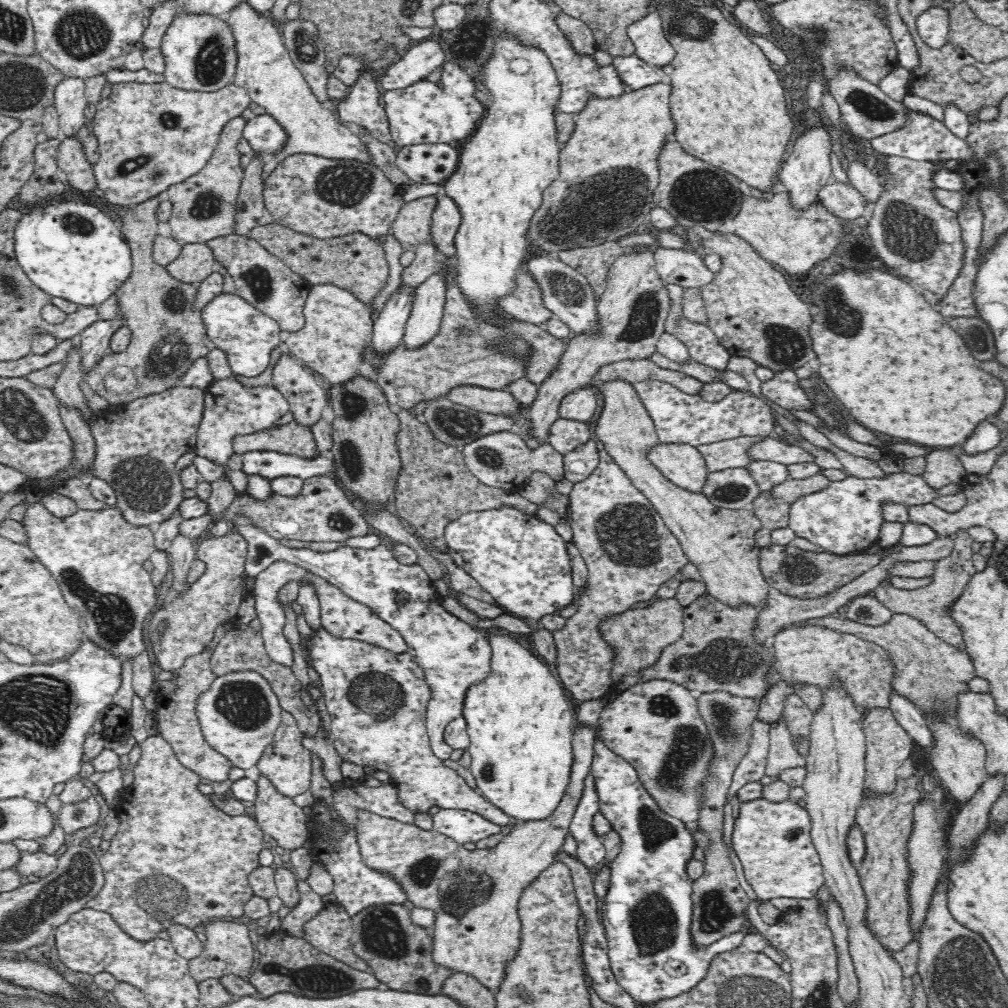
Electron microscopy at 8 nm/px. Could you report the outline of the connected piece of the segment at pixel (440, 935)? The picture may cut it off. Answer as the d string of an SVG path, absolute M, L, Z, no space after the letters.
M575 722L572 738L572 766L570 782L562 800L554 812L542 821L516 821L512 828L504 831L502 840L492 848L467 850L445 834L434 829L425 830L414 824L402 823L394 818L386 818L367 810L356 810L357 822L354 828L360 857L364 865L374 871L390 875L402 891L406 893L414 907L434 911L434 928L432 934L434 963L450 969L454 973L466 973L490 989L494 994L506 978L507 964L518 955L521 945L521 920L518 914L518 901L523 890L531 886L535 878L552 866L557 856L562 853L564 840L569 836L569 827L576 807L584 792L585 780L591 774L594 758L594 745L598 738L598 727Z

